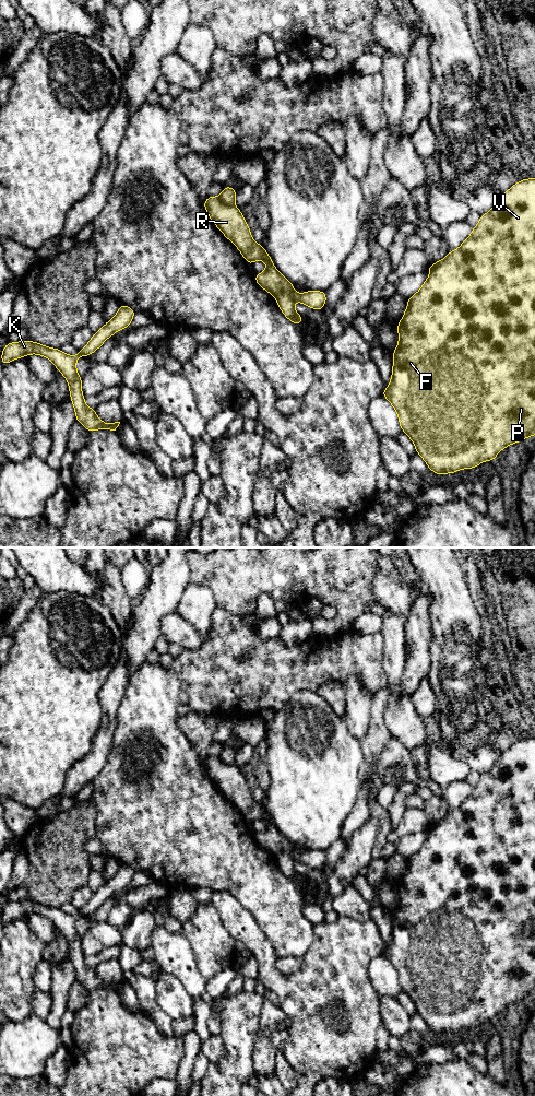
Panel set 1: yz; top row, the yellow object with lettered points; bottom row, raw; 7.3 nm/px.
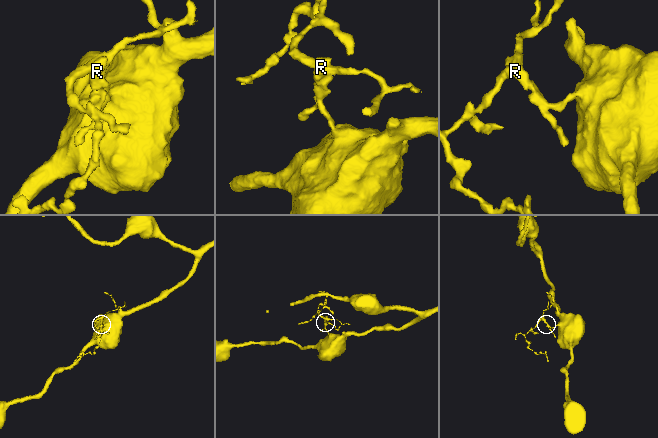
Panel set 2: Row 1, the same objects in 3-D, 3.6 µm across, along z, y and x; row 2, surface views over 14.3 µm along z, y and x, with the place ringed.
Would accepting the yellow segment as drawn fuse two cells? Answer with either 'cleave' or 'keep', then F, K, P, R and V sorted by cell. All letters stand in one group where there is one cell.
cleave | F P R V / K

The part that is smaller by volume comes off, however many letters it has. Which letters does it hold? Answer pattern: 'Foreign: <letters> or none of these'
Foreign: K

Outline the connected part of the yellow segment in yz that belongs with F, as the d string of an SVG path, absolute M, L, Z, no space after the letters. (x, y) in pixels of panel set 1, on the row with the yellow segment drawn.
M535 178L522 179L503 192L494 203L491 210L483 215L471 235L461 244L456 250L450 250L444 259L430 264L427 271L430 275L426 279L420 290L411 296L401 321L396 325L399 343L393 355L392 376L388 388L383 389L382 396L391 403L399 415L401 429L411 438L415 445L416 452L424 459L428 469L441 476L445 473L455 473L462 469L474 469L485 461L494 461L496 456L506 447L535 436Z

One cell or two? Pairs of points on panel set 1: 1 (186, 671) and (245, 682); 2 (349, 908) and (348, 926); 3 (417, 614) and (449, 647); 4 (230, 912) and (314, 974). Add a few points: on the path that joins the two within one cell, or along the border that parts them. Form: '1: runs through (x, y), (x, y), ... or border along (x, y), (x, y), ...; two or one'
1: runs through (200, 671), (211, 674), (215, 679), (230, 679); one
2: border along (340, 915), (356, 920), (369, 920); two
3: border along (431, 603), (431, 656); two
4: runs through (253, 938), (266, 967), (289, 981); one

